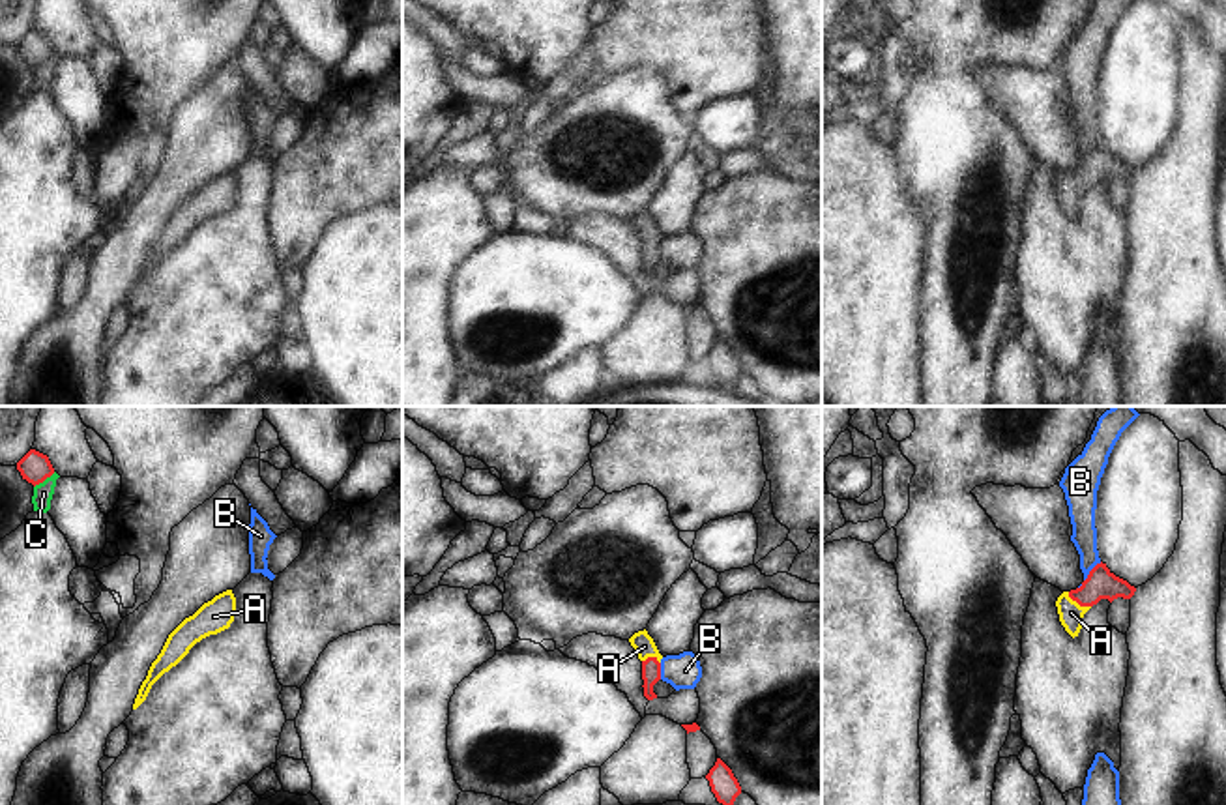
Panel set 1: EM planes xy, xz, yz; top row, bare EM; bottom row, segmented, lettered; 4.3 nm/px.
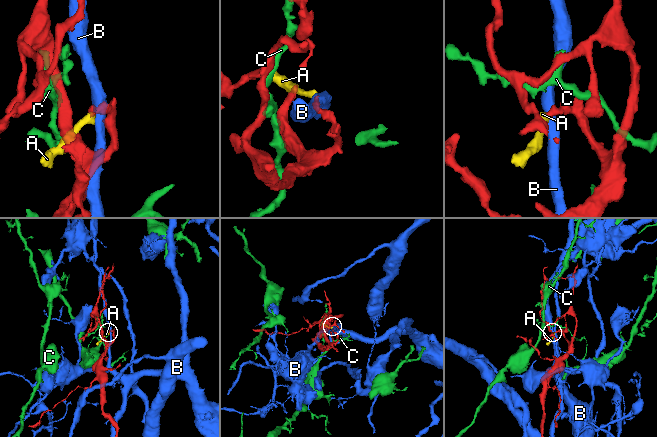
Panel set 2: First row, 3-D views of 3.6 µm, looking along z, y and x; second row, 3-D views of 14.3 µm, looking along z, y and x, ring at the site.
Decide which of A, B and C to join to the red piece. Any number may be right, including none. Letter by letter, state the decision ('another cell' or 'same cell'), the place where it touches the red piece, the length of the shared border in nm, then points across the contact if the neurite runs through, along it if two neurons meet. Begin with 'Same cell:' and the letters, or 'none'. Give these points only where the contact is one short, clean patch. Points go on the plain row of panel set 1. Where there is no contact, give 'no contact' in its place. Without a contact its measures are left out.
Same cell: A
A: same cell | yz (1079, 184) | 120 nm | across yz (1099, 165), (1079, 184), (1071, 193)
B: another cell | yz (1090, 152) | 120 nm | along yz (1101, 143), (1084, 161)
C: another cell | xy (43, 60) | 120 nm

